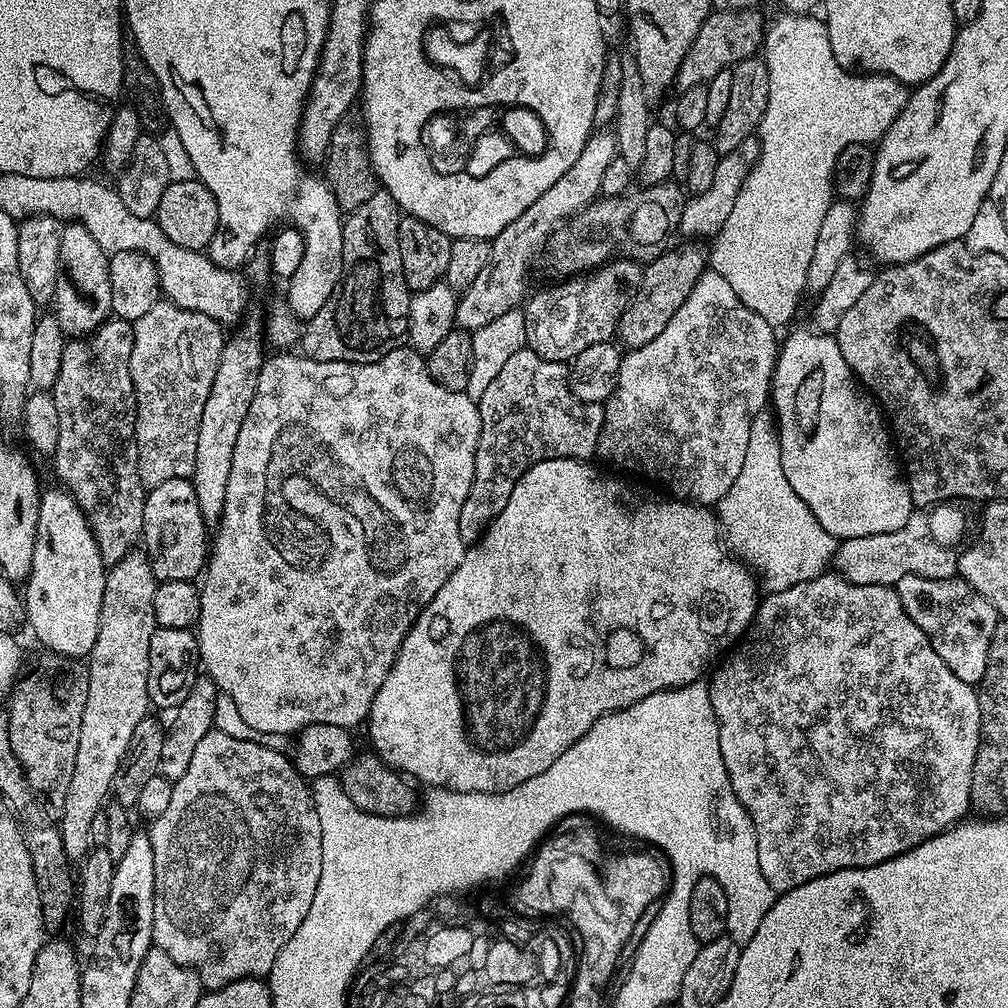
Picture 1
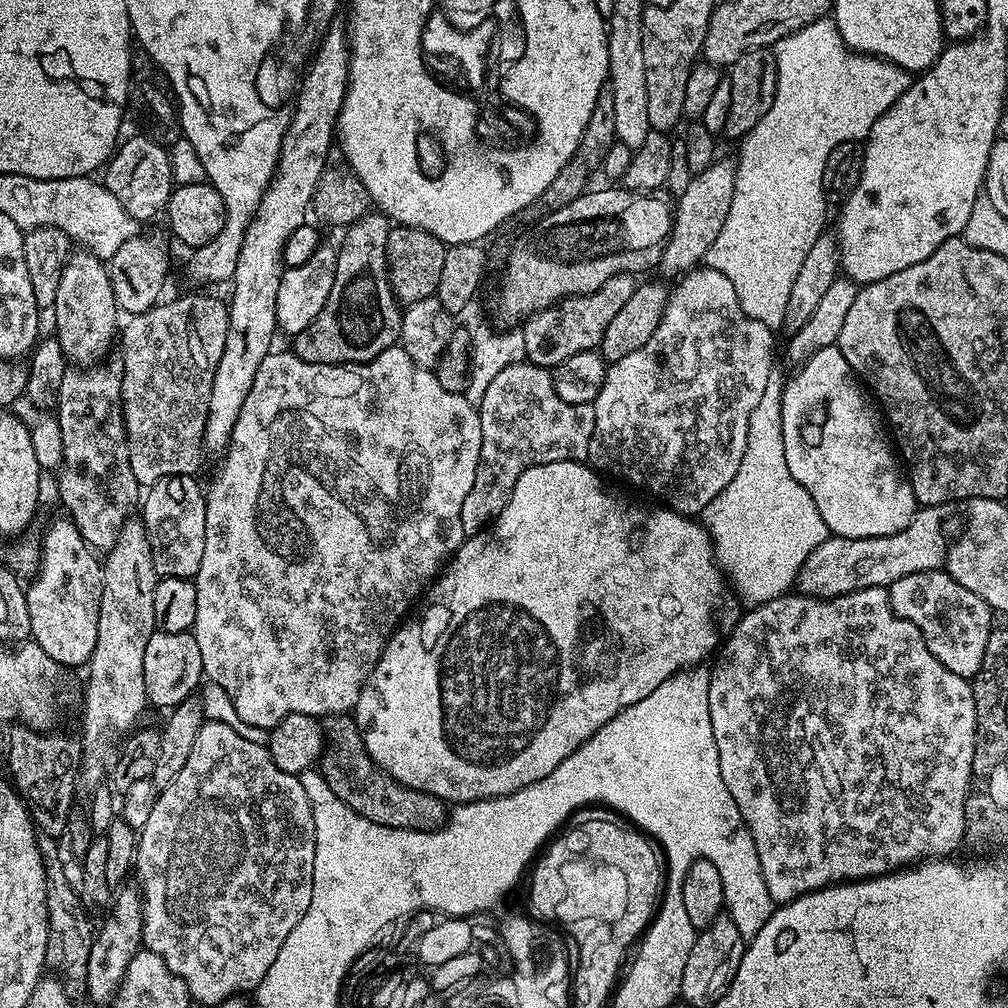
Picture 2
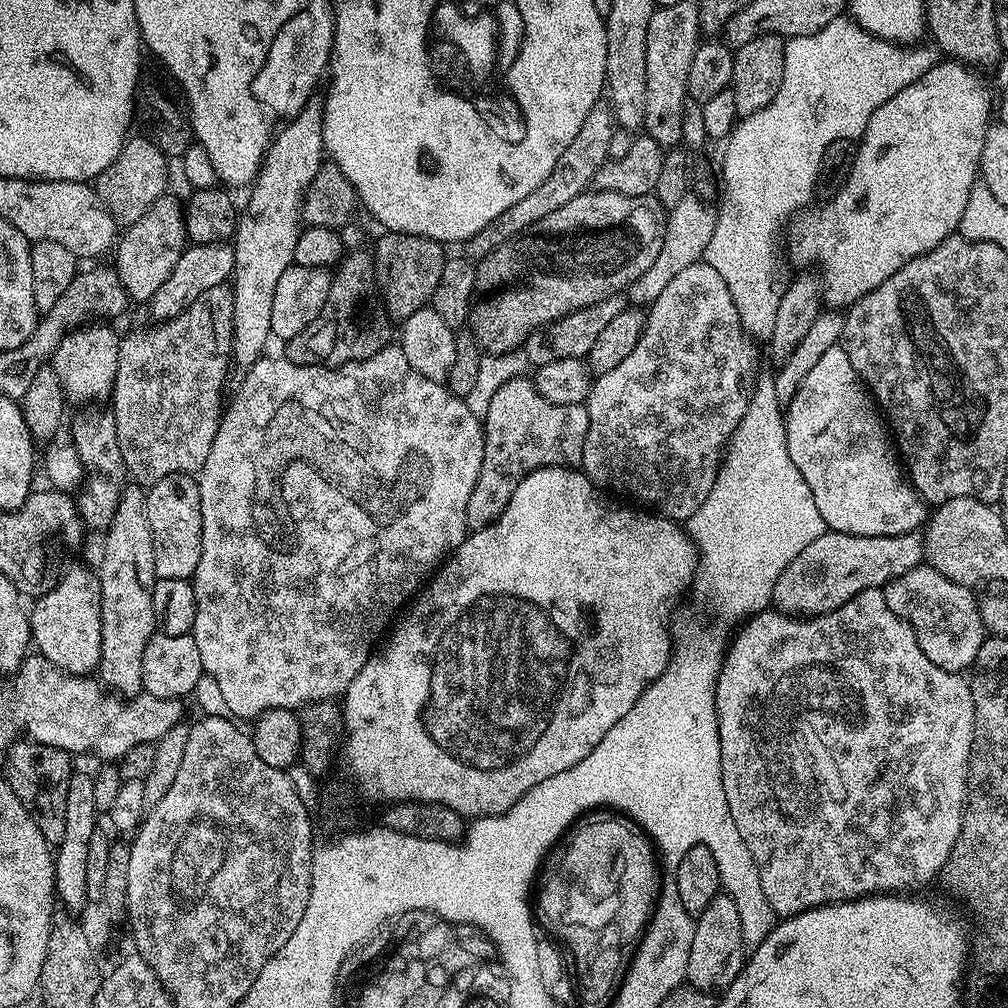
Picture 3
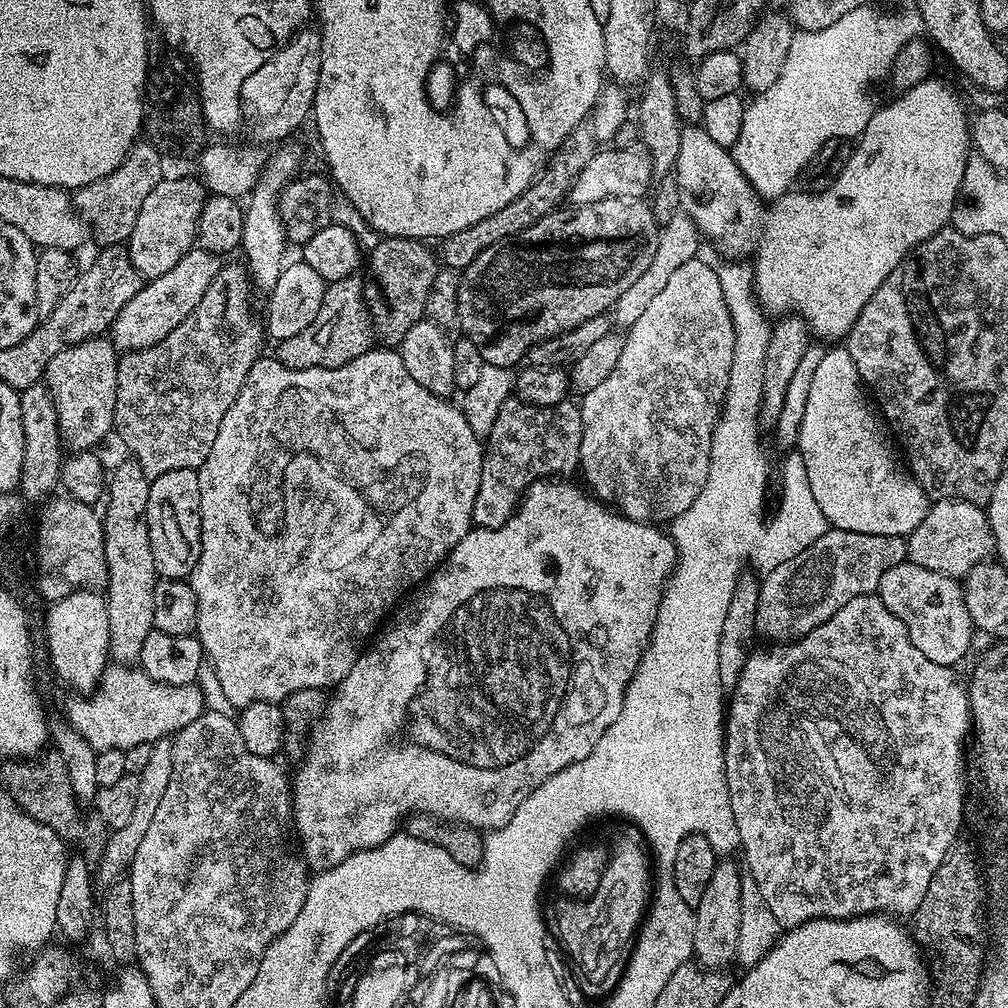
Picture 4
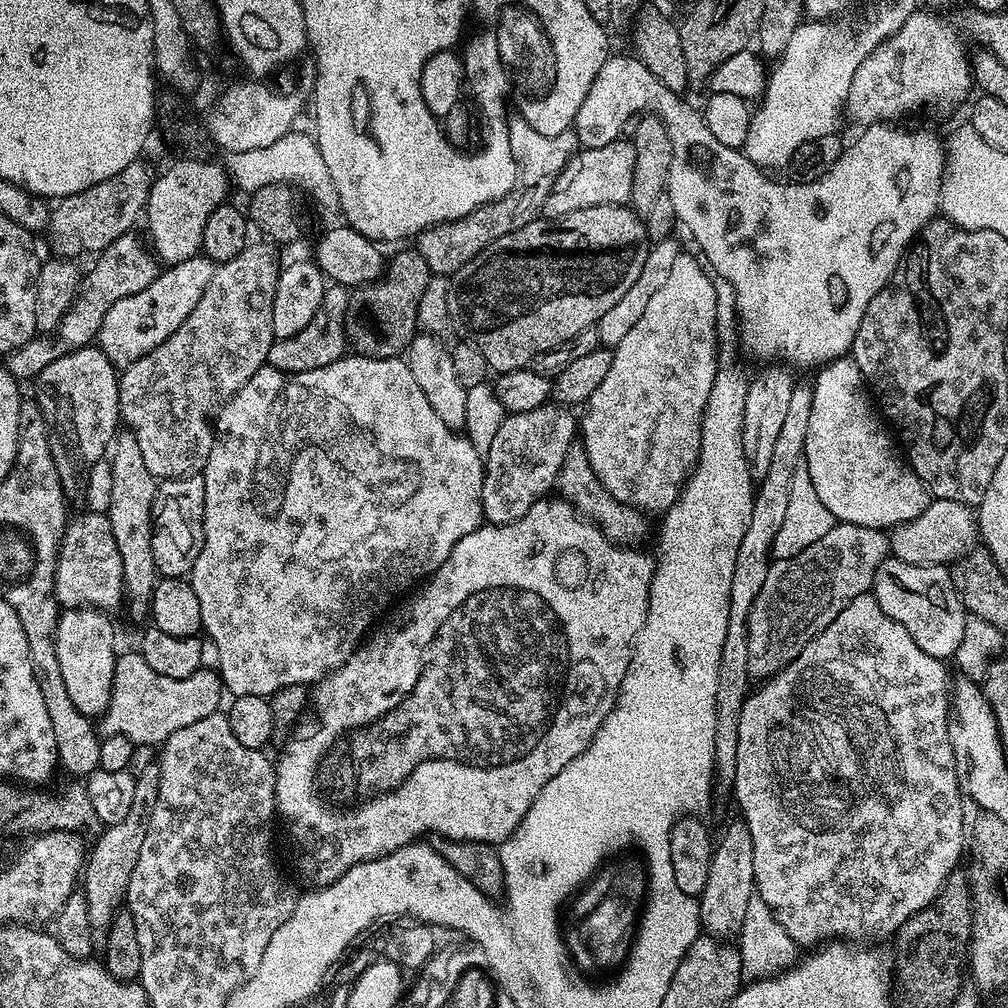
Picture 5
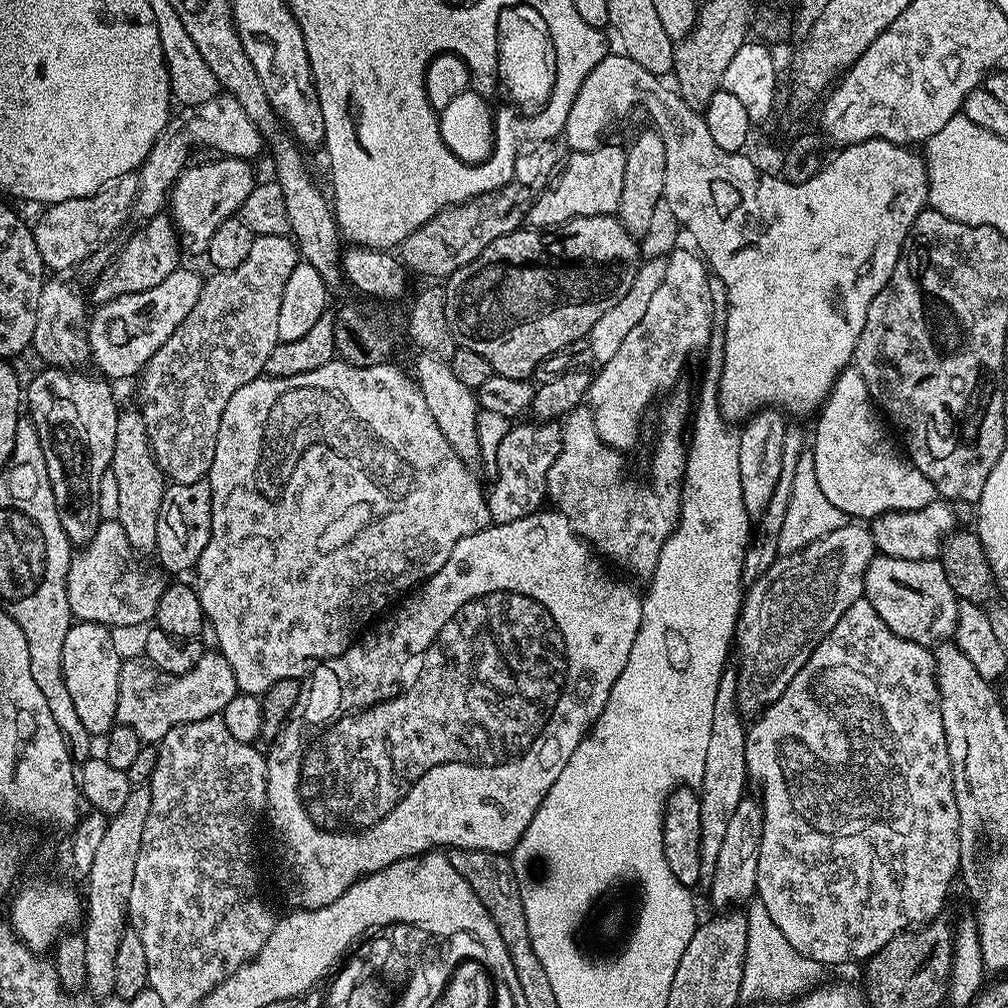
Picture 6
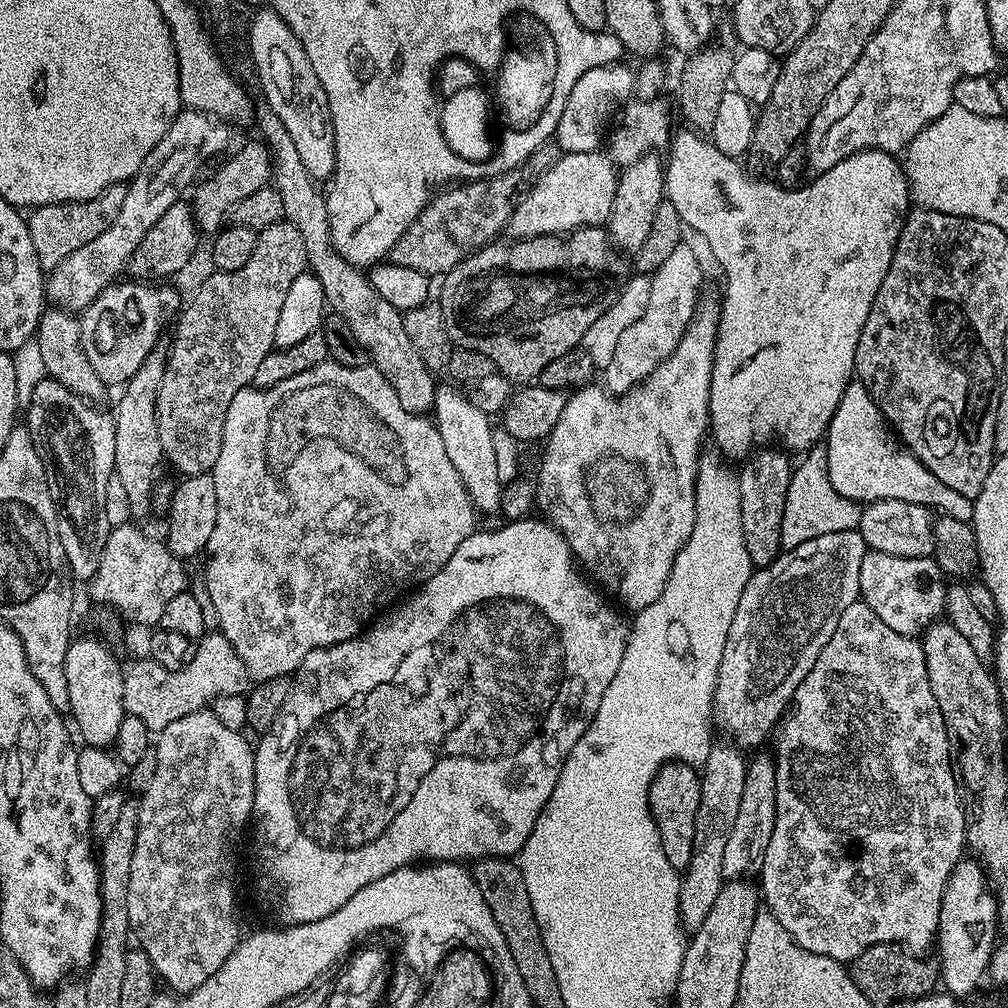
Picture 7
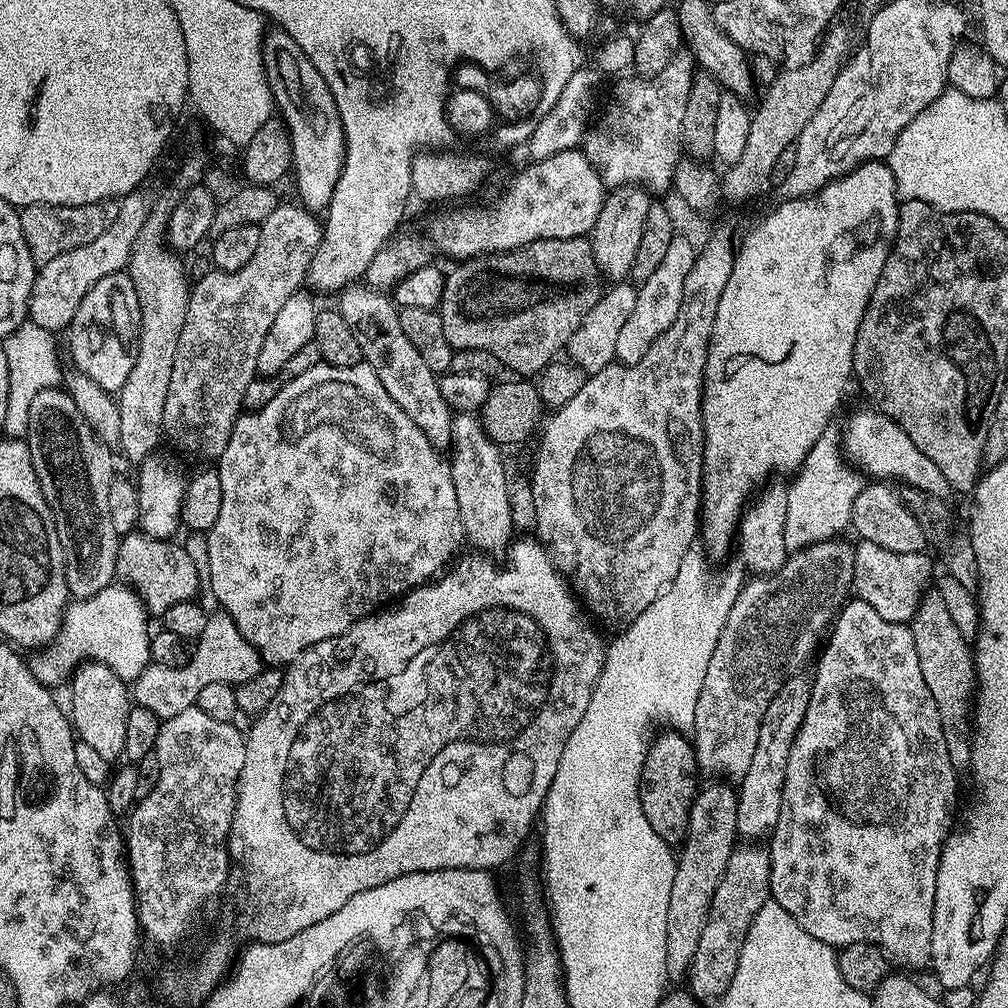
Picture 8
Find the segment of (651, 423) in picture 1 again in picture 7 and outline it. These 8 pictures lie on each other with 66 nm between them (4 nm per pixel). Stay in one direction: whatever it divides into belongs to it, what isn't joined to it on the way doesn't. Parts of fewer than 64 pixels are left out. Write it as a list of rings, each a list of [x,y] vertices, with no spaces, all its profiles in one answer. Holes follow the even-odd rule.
[[[681,242],[666,257],[666,262],[662,262],[662,266],[651,273],[651,277],[650,303],[646,305],[646,314],[642,314],[634,326],[622,330],[622,339],[614,350],[614,358],[610,358],[610,366],[602,370],[603,387],[613,394],[629,392],[641,384],[675,350],[700,303],[700,283],[704,280],[704,272],[700,269],[695,250],[688,242]]]

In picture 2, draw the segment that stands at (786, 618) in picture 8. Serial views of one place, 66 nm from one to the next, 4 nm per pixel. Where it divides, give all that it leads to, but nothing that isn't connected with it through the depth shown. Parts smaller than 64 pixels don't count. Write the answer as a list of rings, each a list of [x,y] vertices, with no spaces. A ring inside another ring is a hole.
[[[917,507],[914,518],[906,530],[889,536],[870,538],[846,538],[829,535],[818,550],[802,562],[800,573],[796,576],[799,591],[806,596],[827,598],[857,592],[863,588],[887,588],[915,572],[935,572],[946,564],[946,539],[940,533],[940,516],[935,507]]]

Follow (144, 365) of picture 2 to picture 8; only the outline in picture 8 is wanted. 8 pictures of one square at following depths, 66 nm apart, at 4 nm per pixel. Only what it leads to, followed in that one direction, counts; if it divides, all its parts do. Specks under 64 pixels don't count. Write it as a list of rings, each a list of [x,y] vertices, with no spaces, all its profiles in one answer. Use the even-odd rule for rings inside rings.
[[[277,203],[274,214],[259,225],[258,251],[254,258],[237,272],[211,270],[201,275],[191,285],[188,294],[186,322],[178,337],[178,350],[174,354],[174,370],[170,373],[170,390],[166,393],[164,430],[167,439],[172,439],[184,452],[201,456],[204,460],[219,461],[234,422],[242,414],[246,386],[257,379],[258,354],[262,354],[262,342],[270,334],[278,310],[305,283],[312,255],[318,250],[324,230],[319,219],[315,220],[308,208],[296,204]]]

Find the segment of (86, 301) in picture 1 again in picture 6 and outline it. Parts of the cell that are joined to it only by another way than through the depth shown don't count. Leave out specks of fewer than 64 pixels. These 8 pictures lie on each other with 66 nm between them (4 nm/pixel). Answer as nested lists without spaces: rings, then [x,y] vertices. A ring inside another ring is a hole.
[[[48,366],[43,370],[29,384],[27,381],[26,412],[34,422],[34,430],[38,430],[38,442],[42,442],[62,530],[66,530],[73,545],[84,546],[100,525],[99,480],[112,462],[121,409],[116,408],[113,385],[107,379],[79,376],[79,371],[67,368]]]

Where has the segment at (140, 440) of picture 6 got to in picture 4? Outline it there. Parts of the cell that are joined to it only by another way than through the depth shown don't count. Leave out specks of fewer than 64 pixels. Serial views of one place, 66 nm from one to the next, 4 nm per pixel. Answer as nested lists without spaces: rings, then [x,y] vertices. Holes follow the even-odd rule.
[[[125,458],[116,469],[111,469],[110,479],[106,484],[106,503],[108,509],[103,509],[102,519],[104,521],[104,553],[106,554],[106,566],[108,567],[108,582],[106,585],[106,603],[108,605],[108,621],[110,622],[110,642],[108,643],[108,651],[111,659],[118,664],[135,665],[142,654],[142,642],[146,642],[146,634],[150,634],[153,630],[154,622],[154,586],[157,582],[156,567],[154,566],[154,554],[150,550],[150,538],[148,537],[148,523],[144,515],[146,514],[146,502],[150,498],[150,478],[142,470],[142,466],[138,466],[138,462],[131,458]]]

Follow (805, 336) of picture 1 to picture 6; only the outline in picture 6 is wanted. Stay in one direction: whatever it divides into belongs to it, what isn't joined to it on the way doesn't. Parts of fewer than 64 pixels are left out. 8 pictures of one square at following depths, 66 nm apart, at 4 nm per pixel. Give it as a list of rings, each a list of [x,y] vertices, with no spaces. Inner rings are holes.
[[[849,366],[837,376],[832,393],[824,401],[816,418],[816,437],[813,440],[811,437],[810,455],[814,458],[818,486],[822,486],[822,494],[826,494],[826,499],[833,506],[838,506],[838,510],[842,510],[845,517],[855,518],[860,522],[871,522],[887,512],[922,510],[930,506],[930,502],[938,499],[934,482],[930,482],[930,478],[926,478],[922,470],[915,468],[898,444],[896,449],[895,442],[888,437],[889,429],[866,386],[866,378],[862,378],[856,367]]]

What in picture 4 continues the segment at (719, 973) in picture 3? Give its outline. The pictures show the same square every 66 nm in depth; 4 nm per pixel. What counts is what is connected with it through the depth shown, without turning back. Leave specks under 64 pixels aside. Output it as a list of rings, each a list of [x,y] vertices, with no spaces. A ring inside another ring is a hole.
[[[732,858],[721,859],[706,886],[706,894],[702,894],[702,902],[694,905],[696,925],[692,950],[695,959],[708,970],[727,969],[727,964],[736,959],[738,934],[742,930],[742,868],[737,864]]]

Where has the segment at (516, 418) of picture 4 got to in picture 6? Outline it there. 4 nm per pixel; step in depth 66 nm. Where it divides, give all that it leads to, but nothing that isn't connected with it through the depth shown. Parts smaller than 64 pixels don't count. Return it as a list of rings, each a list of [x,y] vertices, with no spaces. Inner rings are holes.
[[[524,422],[511,425],[509,432],[502,438],[501,445],[498,447],[497,474],[491,481],[492,489],[489,487],[486,492],[492,524],[518,522],[518,518],[526,518],[530,514],[541,511],[543,504],[540,503],[545,503],[548,491],[546,478],[562,446],[564,434],[559,423],[520,423]]]

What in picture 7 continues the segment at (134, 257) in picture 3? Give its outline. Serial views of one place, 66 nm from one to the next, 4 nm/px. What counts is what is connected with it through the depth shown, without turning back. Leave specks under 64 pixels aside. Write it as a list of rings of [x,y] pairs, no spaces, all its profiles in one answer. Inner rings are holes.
[[[253,138],[249,144],[242,145],[236,153],[234,152],[227,157],[229,160],[209,180],[202,181],[203,179],[201,179],[191,193],[191,196],[193,195],[190,196],[192,213],[196,216],[201,233],[215,233],[225,223],[232,208],[238,202],[242,202],[242,198],[248,198],[250,194],[254,194],[254,190],[269,187],[272,180],[272,153],[269,152],[268,146],[263,140]]]

